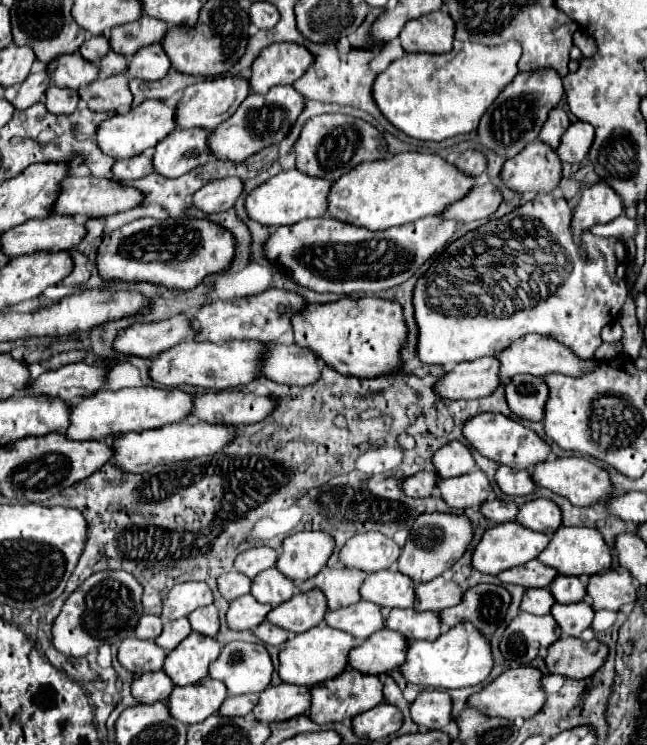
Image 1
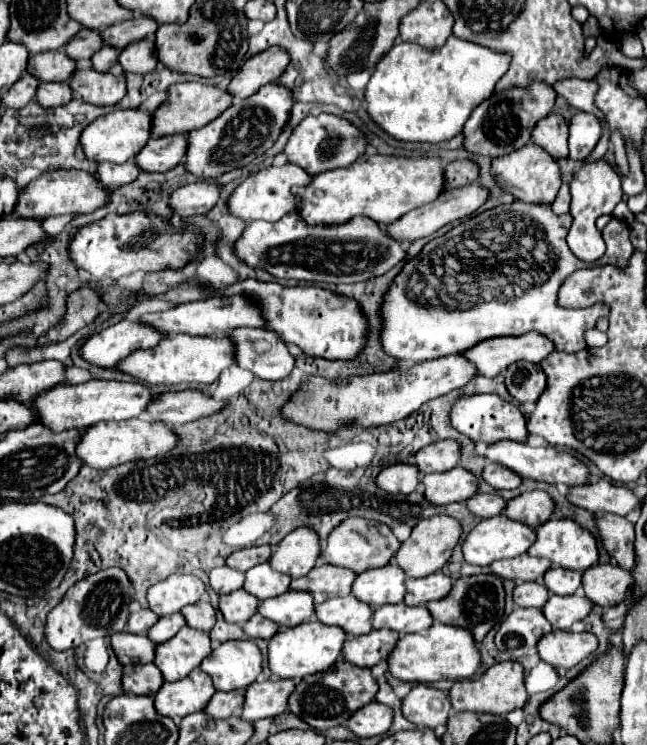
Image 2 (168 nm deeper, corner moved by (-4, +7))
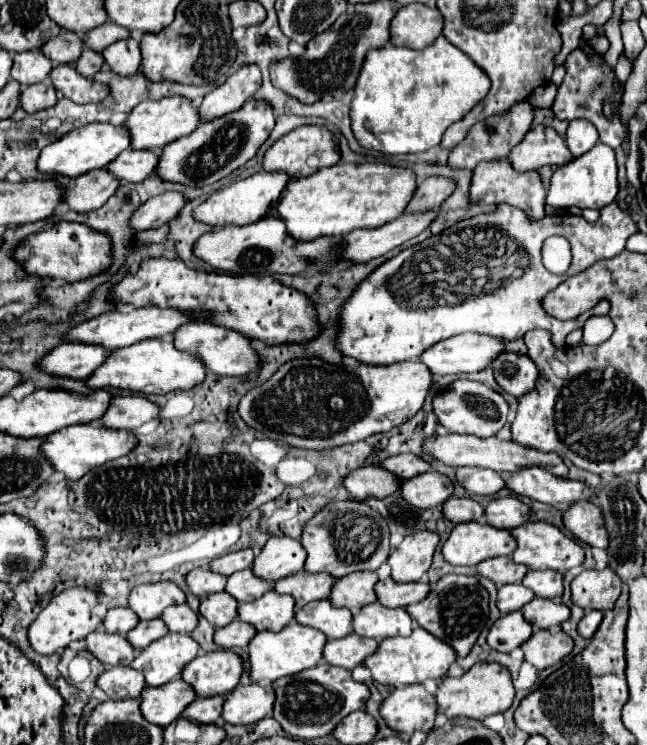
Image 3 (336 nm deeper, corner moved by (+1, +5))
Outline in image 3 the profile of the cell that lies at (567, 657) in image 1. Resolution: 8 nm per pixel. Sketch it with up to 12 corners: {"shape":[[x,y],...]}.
{"shape":[[536,630],[524,660],[544,670],[574,648],[564,630]]}

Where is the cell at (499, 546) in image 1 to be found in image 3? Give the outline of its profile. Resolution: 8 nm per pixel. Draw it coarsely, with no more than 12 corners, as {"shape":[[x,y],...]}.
{"shape":[[456,524],[442,546],[454,566],[476,566],[516,550],[512,532]]}

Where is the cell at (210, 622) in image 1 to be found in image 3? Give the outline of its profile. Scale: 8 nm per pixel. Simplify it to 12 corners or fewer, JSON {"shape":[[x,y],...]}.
{"shape":[[168,606],[160,616],[170,632],[190,634],[198,614],[188,606]]}

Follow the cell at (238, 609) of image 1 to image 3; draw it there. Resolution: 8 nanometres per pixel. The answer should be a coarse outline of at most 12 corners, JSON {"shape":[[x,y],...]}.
{"shape":[[216,592],[202,600],[200,614],[216,628],[236,618],[236,598]]}

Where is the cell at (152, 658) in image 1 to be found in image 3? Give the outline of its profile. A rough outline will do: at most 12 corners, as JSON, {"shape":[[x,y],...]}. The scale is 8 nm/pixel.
{"shape":[[96,630],[88,650],[106,666],[130,664],[136,650],[128,638]]}

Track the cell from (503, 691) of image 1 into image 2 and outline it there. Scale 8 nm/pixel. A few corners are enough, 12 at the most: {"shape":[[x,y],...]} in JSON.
{"shape":[[497,662],[449,690],[457,712],[505,716],[527,702],[523,666]]}

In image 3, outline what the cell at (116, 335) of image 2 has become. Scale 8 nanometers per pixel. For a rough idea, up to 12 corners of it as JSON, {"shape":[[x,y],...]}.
{"shape":[[62,342],[40,364],[48,374],[86,380],[112,352]]}

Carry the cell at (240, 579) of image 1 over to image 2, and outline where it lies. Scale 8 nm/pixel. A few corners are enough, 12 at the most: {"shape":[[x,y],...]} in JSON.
{"shape":[[229,566],[209,572],[209,586],[221,596],[243,586],[243,572]]}

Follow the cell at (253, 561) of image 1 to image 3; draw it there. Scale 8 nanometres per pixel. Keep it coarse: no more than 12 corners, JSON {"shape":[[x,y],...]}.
{"shape":[[252,548],[212,560],[210,570],[232,576],[250,568]]}

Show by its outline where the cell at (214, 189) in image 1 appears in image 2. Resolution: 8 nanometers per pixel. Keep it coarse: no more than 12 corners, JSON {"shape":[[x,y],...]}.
{"shape":[[193,182],[171,192],[169,208],[187,218],[209,212],[219,186]]}

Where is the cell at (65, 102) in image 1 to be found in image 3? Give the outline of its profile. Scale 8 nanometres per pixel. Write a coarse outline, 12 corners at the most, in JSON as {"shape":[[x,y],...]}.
{"shape":[[50,82],[22,90],[22,110],[52,108],[56,88]]}

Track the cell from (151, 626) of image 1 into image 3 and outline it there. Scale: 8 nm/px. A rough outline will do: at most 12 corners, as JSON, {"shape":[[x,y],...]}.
{"shape":[[112,608],[104,618],[104,630],[126,636],[140,618],[132,608]]}

